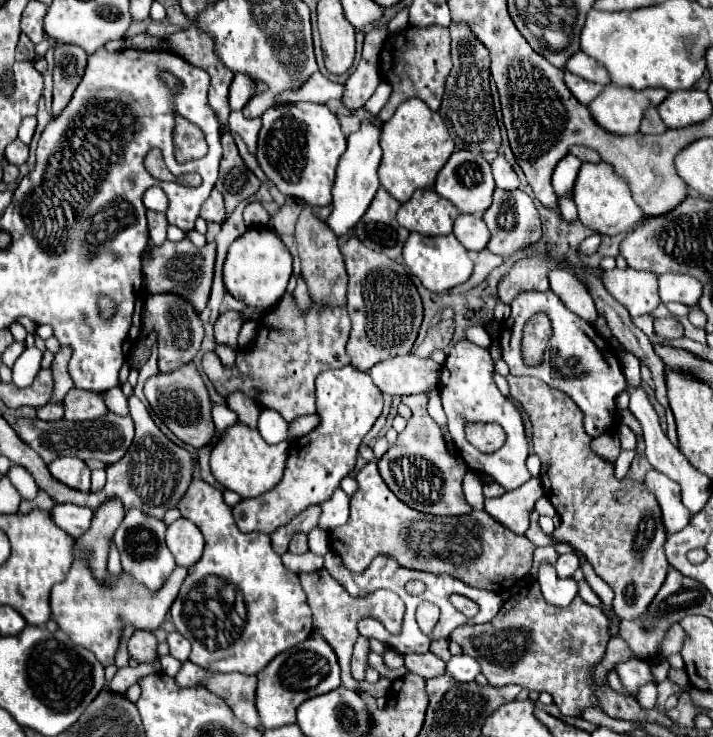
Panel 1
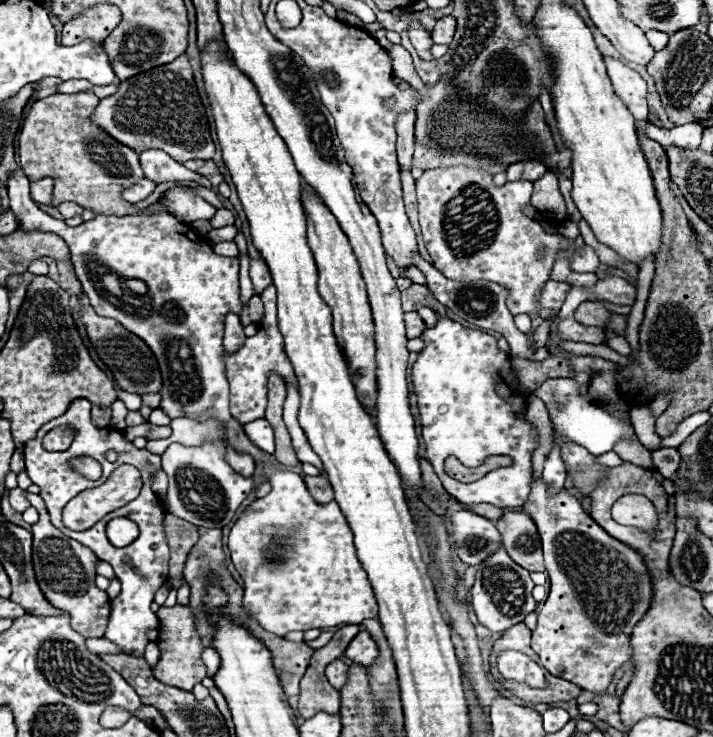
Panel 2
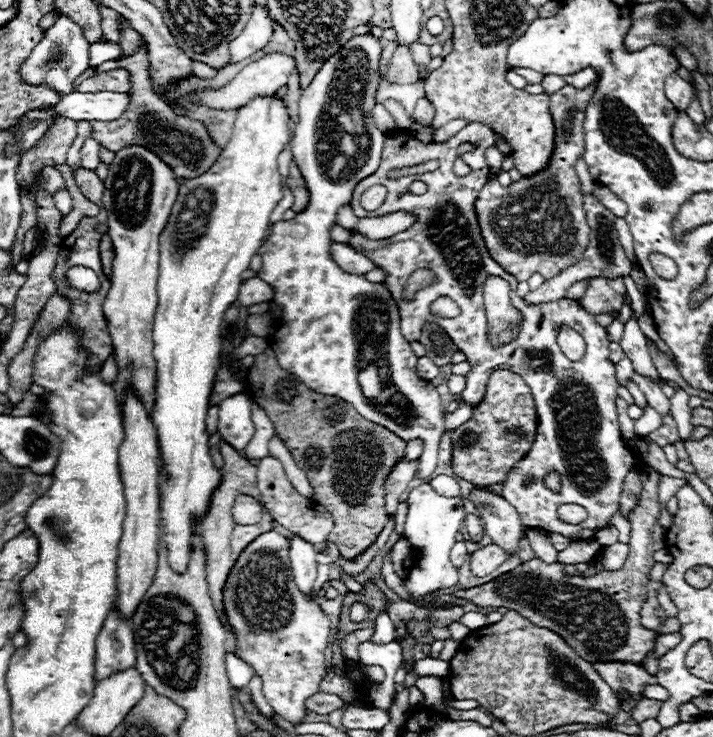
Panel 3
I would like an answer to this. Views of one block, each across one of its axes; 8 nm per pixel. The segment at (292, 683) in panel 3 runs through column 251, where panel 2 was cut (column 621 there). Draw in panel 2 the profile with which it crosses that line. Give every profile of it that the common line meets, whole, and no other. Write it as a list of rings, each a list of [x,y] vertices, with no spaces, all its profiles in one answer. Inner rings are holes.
[[[542,478],[532,480],[532,492],[522,508],[538,528],[546,572],[550,574],[552,582],[550,596],[538,614],[538,626],[532,634],[532,650],[540,656],[542,668],[546,668],[550,674],[562,676],[564,680],[578,684],[582,690],[604,694],[612,682],[614,672],[630,660],[632,628],[646,614],[654,596],[646,564],[636,550],[620,544],[612,536],[606,536],[606,532],[592,520],[592,516],[584,512],[580,500],[568,490],[562,488],[556,494],[548,494]]]

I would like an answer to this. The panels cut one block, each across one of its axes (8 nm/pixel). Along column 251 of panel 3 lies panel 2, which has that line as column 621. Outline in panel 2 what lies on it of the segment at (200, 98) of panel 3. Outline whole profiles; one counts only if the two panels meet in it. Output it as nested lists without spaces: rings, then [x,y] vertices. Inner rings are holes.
[[[604,58],[604,62],[616,96],[622,98],[622,102],[628,106],[628,110],[634,114],[636,120],[644,120],[648,116],[648,104],[646,104],[648,88],[642,76],[624,66],[622,62],[618,62],[616,58]]]

